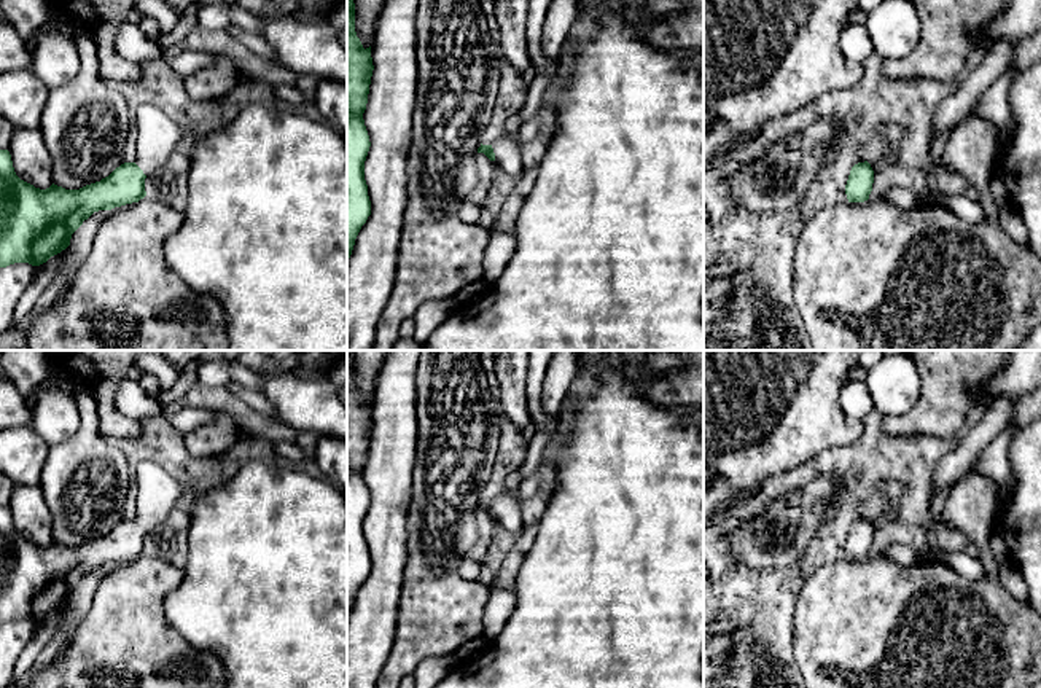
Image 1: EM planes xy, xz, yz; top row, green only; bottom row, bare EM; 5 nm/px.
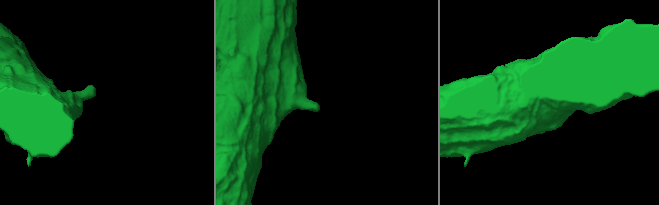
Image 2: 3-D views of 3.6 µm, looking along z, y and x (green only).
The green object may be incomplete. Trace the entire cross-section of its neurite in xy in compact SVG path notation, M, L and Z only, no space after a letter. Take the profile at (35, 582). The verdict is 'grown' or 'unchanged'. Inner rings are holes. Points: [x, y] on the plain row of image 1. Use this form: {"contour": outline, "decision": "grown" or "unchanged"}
{"contour": "M145 460L134 470L137 491L135 516L116 524L100 538L80 546L51 541L46 546L21 537L13 524L8 506L0 506L0 624L14 620L40 623L70 602L72 591L94 569L111 567L138 559L146 553L145 535L156 534L167 522L167 516L185 492L185 486L167 475L156 462Z", "decision": "grown"}

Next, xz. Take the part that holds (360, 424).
{"contour": "M347 350L347 618L355 596L371 572L365 518L371 503L363 470L372 433L371 403L363 405L355 389L355 360Z", "decision": "unchanged"}

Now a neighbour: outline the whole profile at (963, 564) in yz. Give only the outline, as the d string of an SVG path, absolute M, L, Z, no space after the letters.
M938 551L920 559L920 562L941 562L968 580L981 580L984 577L984 564L979 557L971 557L966 553Z

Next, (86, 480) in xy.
M76 393L75 400L80 427L70 440L49 448L38 484L53 516L53 540L65 546L100 538L124 521L124 502L134 489L134 470L126 454L100 433L96 400L86 393Z

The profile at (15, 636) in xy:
M29 620L0 624L0 688L13 685L16 663L35 637L35 632L37 623Z

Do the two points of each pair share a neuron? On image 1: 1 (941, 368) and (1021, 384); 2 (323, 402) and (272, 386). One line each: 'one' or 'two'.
1: two
2: one

